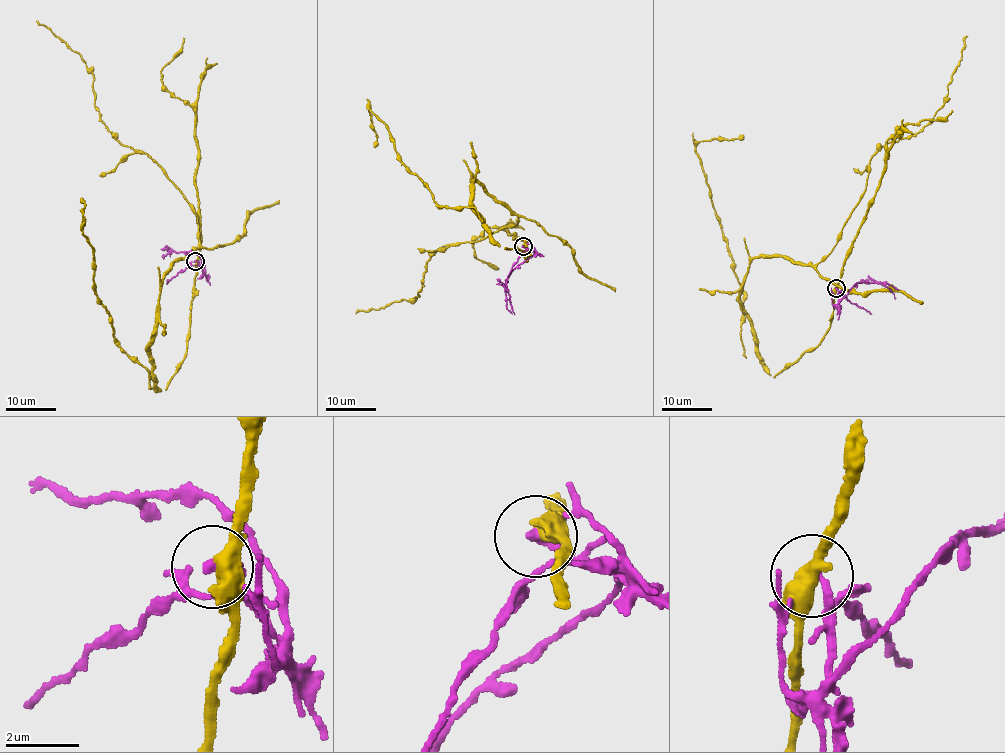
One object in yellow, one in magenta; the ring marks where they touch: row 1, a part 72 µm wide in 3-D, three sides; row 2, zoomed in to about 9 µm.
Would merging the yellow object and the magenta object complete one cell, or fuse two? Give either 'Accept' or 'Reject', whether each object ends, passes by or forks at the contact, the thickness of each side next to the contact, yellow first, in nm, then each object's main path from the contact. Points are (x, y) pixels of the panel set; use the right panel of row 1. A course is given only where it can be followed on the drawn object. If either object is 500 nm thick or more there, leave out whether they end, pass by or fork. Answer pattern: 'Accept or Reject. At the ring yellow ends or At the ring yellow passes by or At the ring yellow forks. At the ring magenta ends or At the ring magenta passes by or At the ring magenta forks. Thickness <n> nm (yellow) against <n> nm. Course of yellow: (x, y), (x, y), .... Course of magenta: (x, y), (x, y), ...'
Reject. At the ring yellow passes by. At the ring magenta ends. Thickness 480 nm (yellow) against 240 nm. Course of yellow: (835, 288), (824, 338), (770, 375), (741, 307), (748, 263), (832, 250), (878, 150), (942, 105), (966, 35). Course of magenta: (835, 288), (839, 298), (845, 298), (856, 282), (881, 282), (896, 299)

